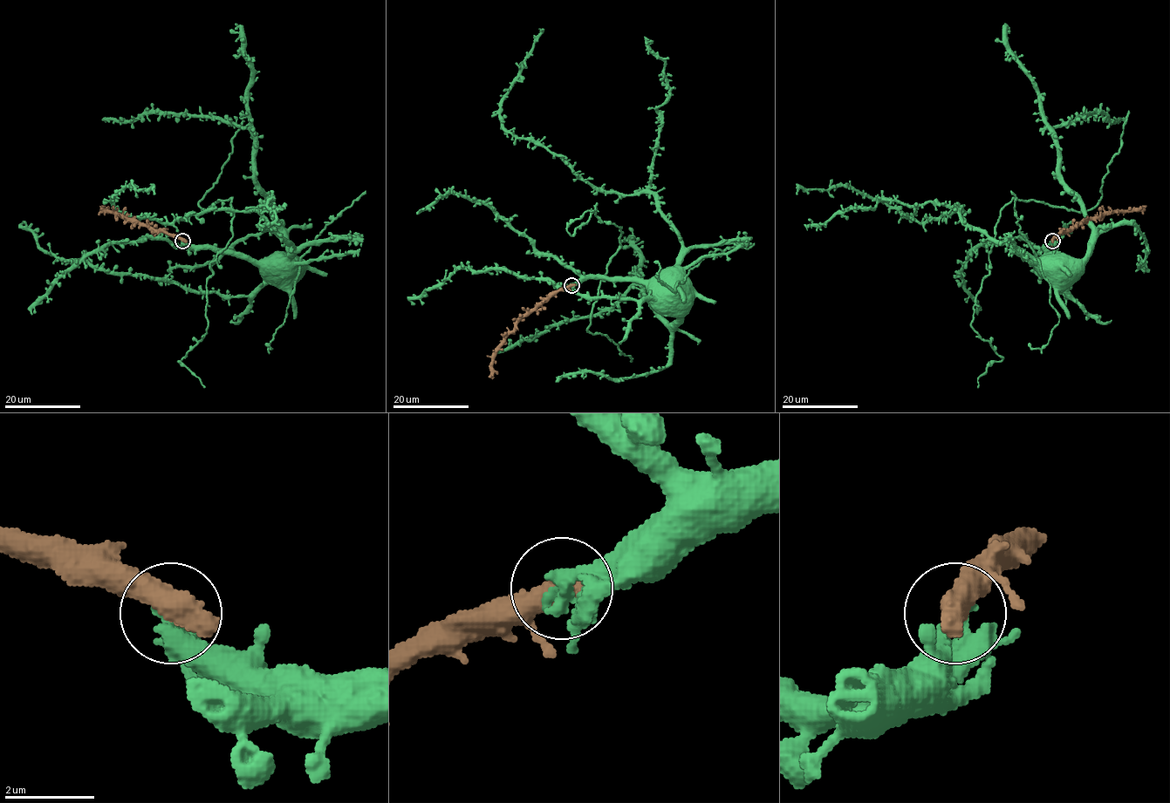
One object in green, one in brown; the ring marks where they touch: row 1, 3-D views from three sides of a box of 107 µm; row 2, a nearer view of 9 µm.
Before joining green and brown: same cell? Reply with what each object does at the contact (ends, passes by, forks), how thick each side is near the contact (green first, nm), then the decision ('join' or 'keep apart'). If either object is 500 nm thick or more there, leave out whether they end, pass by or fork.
360 nm thick on the green side, 700 nm on the other; join

